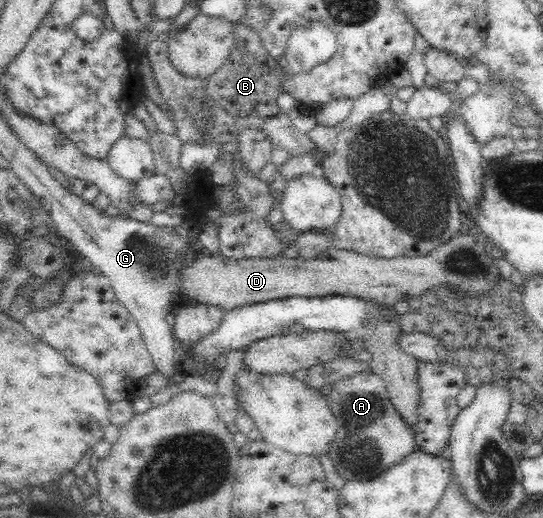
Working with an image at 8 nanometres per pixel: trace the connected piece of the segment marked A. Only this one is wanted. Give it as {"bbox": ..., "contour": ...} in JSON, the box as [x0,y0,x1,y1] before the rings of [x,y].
{"bbox":[326,371,418,481],"contour":[[[366,371],[350,375],[331,386],[332,392],[326,401],[339,428],[328,456],[334,459],[336,471],[345,481],[372,479],[418,449],[415,432],[406,426],[406,422],[396,412],[378,374]]]}

